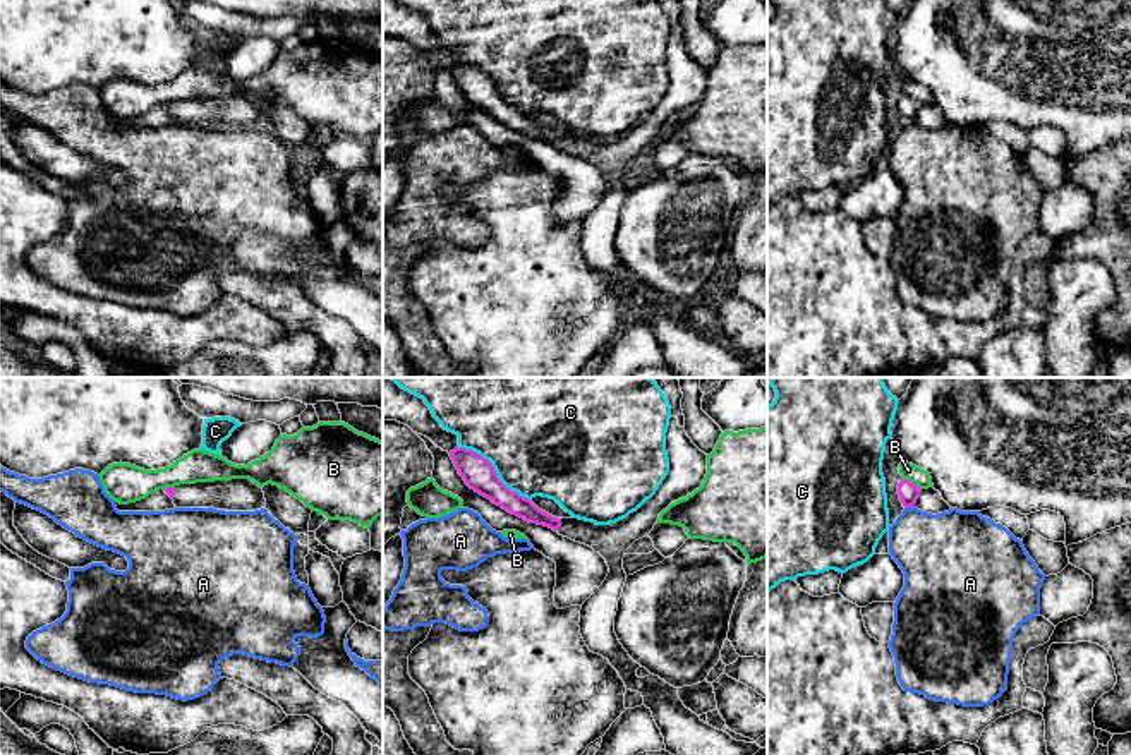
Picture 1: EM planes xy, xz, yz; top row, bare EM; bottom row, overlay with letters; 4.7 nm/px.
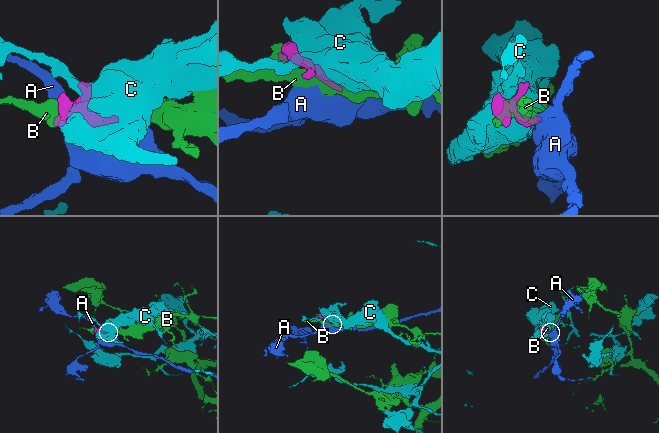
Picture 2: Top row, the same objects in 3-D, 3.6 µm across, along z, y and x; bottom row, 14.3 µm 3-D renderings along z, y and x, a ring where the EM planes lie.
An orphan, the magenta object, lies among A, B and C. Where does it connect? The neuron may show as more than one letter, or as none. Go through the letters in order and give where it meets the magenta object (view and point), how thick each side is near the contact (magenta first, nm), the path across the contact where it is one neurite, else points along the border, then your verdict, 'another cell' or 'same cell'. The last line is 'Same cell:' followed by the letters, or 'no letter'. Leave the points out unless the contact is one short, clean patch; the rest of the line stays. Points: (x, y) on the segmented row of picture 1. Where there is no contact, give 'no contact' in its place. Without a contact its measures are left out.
A: meets magenta in yz at (908, 507); 100 nm thick on the magenta side, 360 nm on the other; border along yz (913, 505), (905, 508); another cell
B: meets magenta in yz at (912, 483); 100 nm thick on the magenta side, 80 nm on the other; another cell
C: meets magenta in xz at (493, 469); 150 nm thick on the magenta side, 480 nm on the other; another cell
Same cell: no letter

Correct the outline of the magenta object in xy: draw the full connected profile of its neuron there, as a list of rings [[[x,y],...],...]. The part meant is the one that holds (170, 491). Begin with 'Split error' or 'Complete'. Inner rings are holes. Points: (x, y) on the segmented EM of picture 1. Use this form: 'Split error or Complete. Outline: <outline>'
Split error. Outline: [[[249,479],[180,484],[163,489],[177,508],[256,511],[266,508],[263,489]]]

